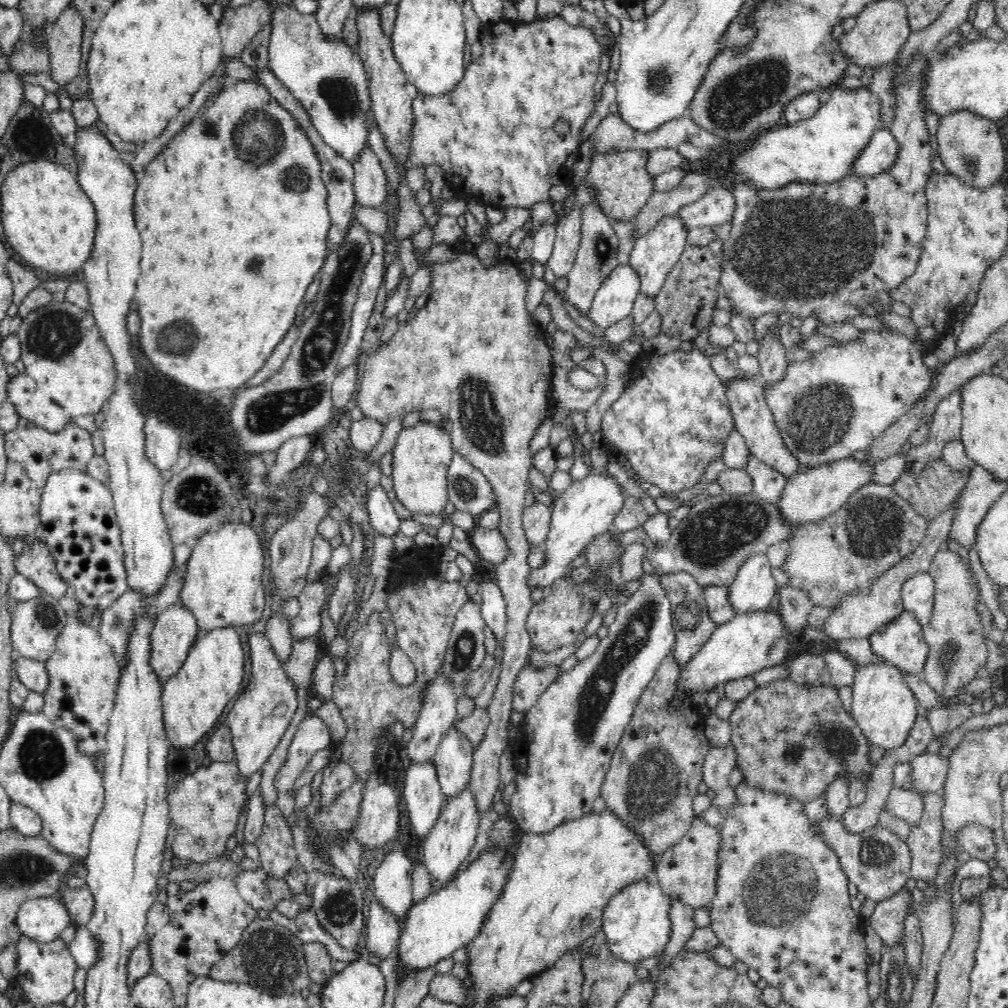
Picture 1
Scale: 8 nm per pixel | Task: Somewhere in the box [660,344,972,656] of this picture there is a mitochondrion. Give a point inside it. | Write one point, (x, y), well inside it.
(820, 418)

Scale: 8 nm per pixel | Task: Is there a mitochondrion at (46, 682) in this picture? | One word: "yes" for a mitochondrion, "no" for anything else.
no

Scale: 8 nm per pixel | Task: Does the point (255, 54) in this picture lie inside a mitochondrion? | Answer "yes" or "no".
no

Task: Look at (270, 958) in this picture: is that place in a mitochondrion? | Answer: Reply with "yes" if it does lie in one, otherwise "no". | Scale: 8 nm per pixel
yes

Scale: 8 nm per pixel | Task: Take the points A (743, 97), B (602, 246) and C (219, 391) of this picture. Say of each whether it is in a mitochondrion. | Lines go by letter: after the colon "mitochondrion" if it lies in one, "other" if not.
A: mitochondrion
B: mitochondrion
C: other

